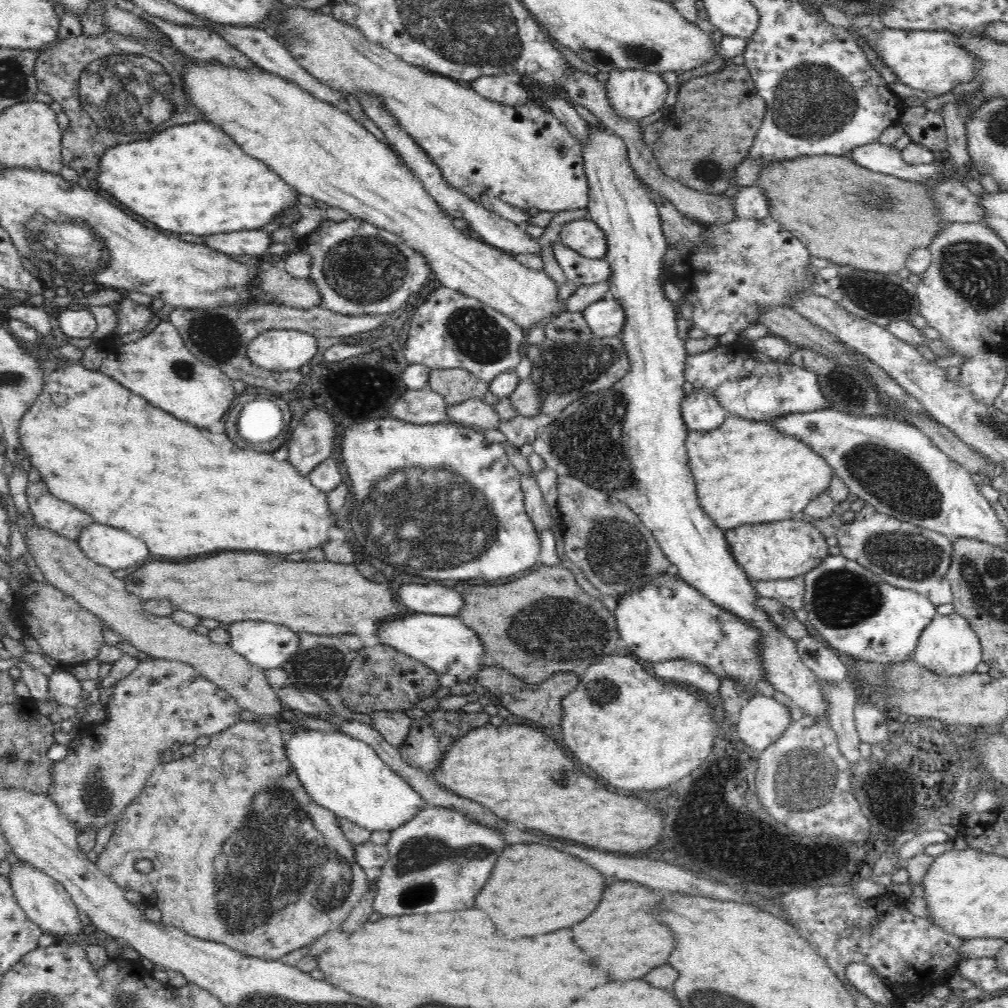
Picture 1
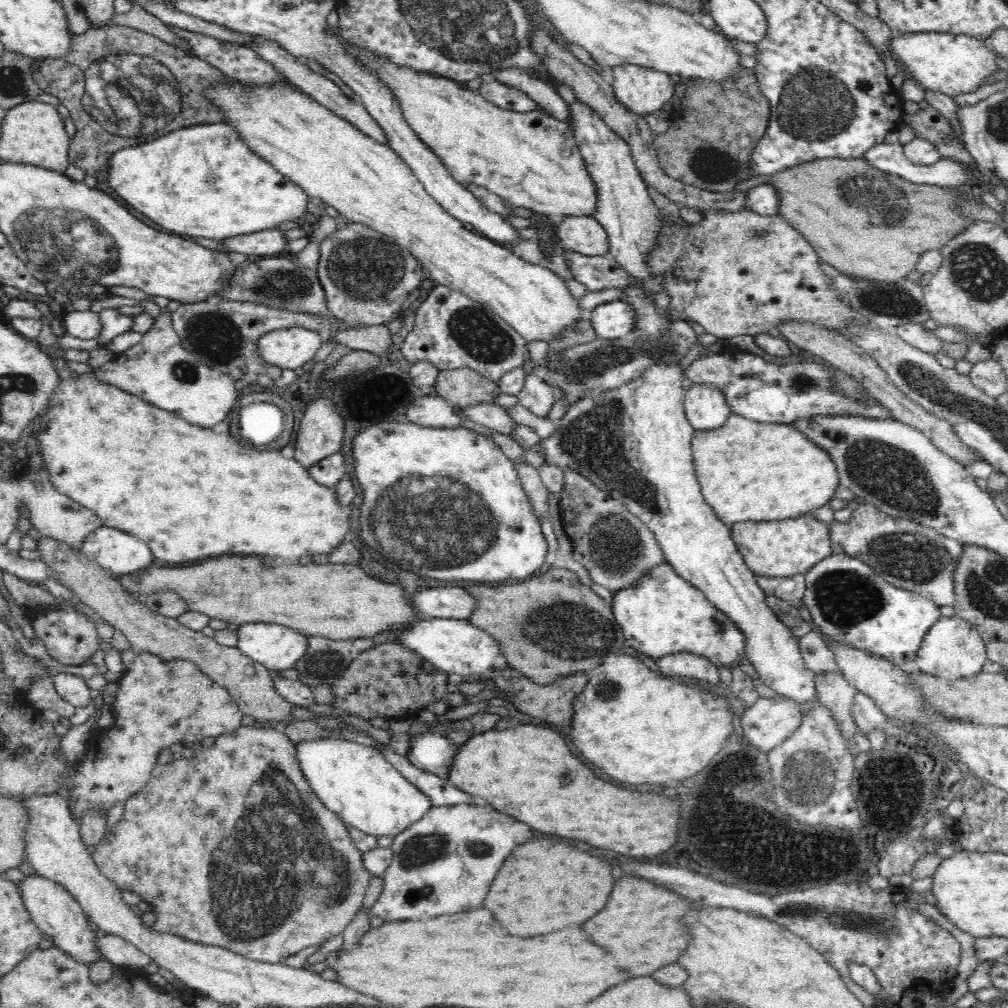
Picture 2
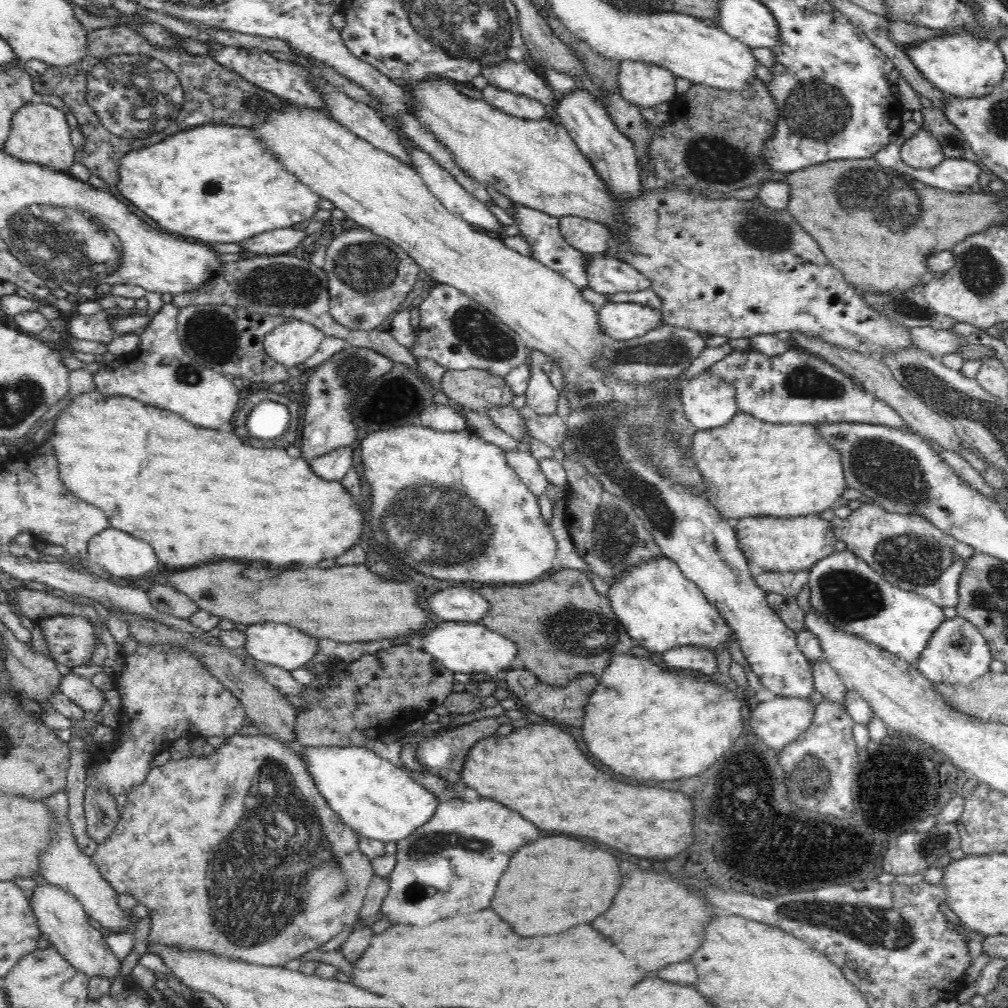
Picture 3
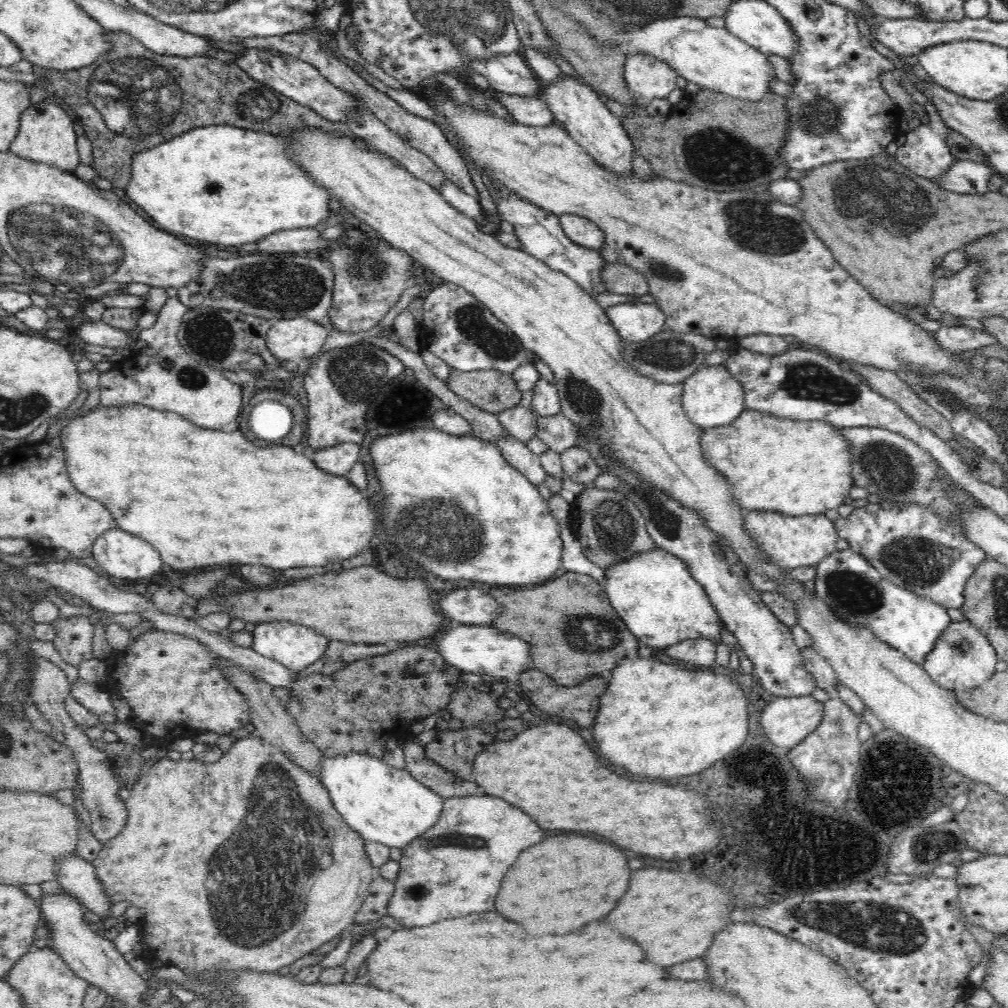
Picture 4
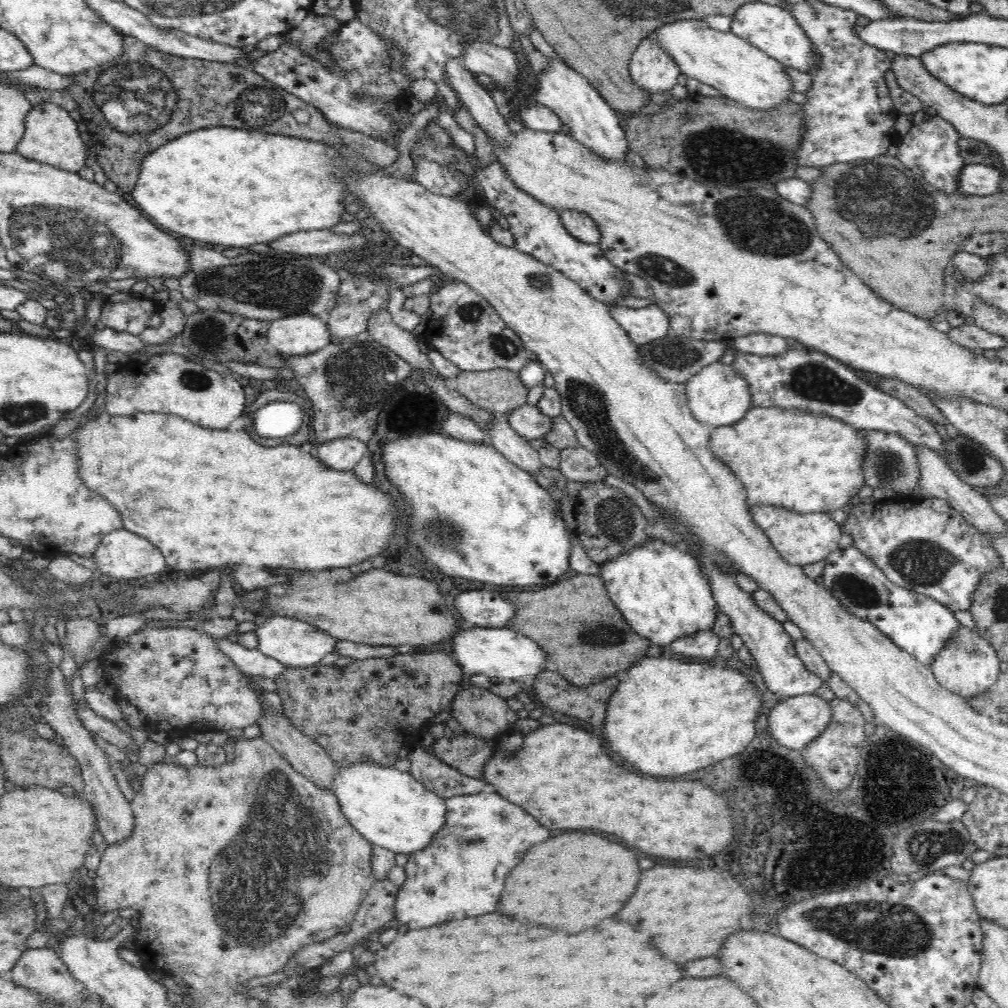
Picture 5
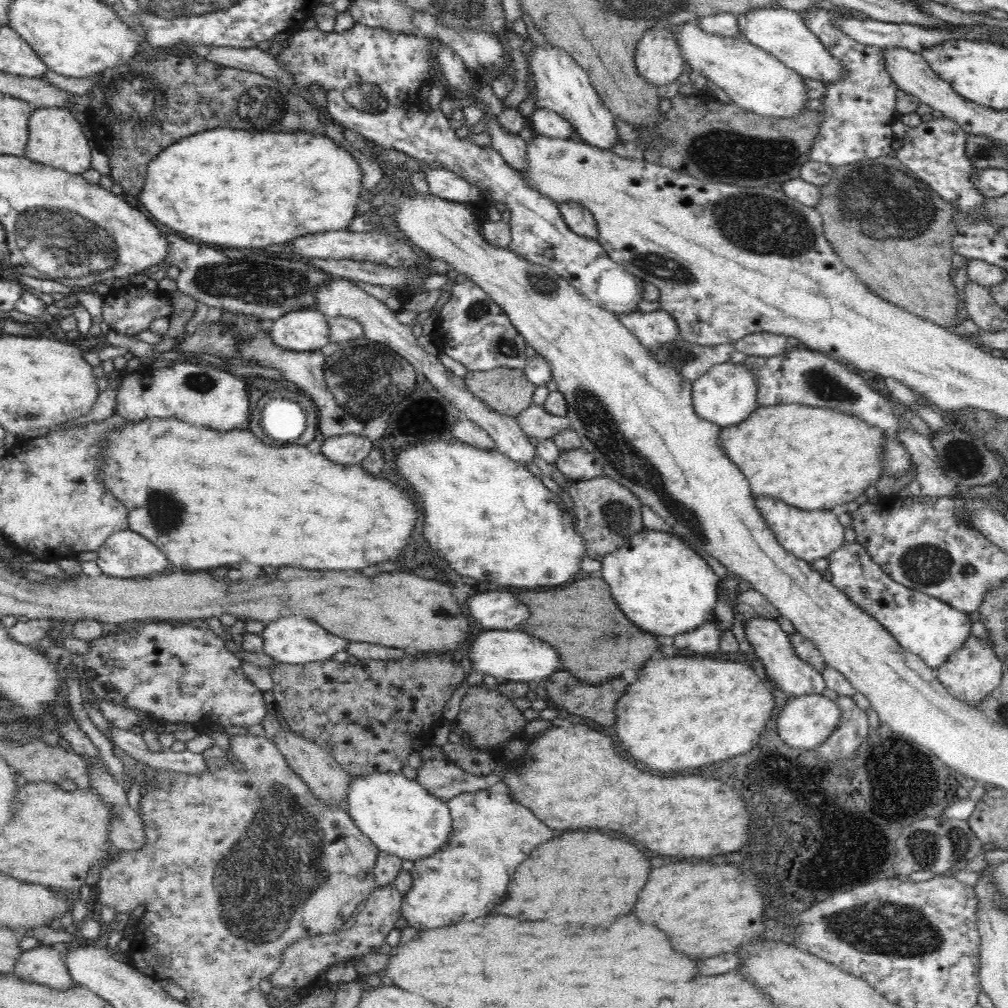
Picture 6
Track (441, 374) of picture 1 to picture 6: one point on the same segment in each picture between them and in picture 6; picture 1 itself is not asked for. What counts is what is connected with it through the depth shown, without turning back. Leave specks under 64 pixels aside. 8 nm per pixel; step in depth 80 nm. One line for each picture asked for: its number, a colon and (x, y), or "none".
2: (462, 387)
3: (475, 389)
4: (492, 391)
5: (498, 391)
6: (507, 391)

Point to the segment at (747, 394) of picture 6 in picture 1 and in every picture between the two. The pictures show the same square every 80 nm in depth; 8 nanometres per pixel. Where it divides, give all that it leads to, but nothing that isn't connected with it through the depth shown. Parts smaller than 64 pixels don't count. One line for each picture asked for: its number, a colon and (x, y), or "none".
1: (701, 410)
2: (706, 408)
3: (708, 402)
4: (711, 398)
5: (718, 396)

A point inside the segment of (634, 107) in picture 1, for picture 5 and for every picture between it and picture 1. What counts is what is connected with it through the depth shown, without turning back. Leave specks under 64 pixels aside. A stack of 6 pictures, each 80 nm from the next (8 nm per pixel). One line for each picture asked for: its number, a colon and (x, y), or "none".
2: (641, 90)
3: (643, 84)
4: (647, 77)
5: (651, 68)

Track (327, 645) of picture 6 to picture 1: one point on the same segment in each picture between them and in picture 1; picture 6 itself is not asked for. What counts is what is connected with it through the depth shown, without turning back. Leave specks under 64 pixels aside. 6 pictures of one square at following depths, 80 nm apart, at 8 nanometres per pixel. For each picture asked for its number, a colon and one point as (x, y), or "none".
1: (266, 645)
2: (277, 647)
3: (282, 645)
4: (295, 646)
5: (295, 644)

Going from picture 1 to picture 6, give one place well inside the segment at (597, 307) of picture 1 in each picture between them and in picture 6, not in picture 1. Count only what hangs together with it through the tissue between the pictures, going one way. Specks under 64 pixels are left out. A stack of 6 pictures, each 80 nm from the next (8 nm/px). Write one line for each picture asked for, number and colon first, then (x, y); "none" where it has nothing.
2: (611, 320)
3: (626, 320)
4: (634, 322)
5: (644, 325)
6: (652, 329)

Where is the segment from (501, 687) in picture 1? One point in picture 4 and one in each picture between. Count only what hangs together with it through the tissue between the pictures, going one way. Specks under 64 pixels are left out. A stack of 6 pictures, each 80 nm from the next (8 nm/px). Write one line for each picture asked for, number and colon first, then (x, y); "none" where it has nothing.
2: (552, 702)
3: (566, 704)
4: (579, 703)

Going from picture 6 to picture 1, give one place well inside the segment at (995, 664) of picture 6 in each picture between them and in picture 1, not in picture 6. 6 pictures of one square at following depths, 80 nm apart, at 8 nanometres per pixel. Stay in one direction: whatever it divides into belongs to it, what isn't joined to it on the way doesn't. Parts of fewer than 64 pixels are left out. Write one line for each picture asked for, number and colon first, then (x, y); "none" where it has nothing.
1: (948, 646)
2: (952, 648)
3: (957, 652)
4: (962, 658)
5: (967, 664)

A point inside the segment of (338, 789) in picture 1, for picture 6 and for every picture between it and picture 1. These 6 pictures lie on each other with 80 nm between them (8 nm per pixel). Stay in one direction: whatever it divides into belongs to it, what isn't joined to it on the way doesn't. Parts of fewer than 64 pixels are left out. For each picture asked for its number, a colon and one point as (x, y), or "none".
2: (355, 781)
3: (379, 800)
4: (381, 803)
5: (390, 808)
6: (399, 816)

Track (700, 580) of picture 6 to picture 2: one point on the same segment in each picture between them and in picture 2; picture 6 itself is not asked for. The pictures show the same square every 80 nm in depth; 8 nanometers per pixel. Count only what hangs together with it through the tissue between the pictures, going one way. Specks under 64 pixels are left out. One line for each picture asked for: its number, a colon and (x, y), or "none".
2: (662, 614)
3: (661, 609)
4: (654, 593)
5: (661, 591)

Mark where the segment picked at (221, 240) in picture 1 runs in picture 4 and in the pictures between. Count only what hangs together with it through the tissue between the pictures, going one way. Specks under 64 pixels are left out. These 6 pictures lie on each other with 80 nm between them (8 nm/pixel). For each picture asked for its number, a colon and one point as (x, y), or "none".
2: (271, 242)
3: (277, 242)
4: (307, 239)

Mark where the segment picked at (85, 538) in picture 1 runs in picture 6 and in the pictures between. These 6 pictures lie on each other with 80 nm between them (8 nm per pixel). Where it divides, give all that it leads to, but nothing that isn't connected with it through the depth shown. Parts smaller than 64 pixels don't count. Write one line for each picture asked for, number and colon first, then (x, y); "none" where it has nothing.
2: (121, 553)
3: (120, 553)
4: (121, 554)
5: (122, 554)
6: (124, 554)

